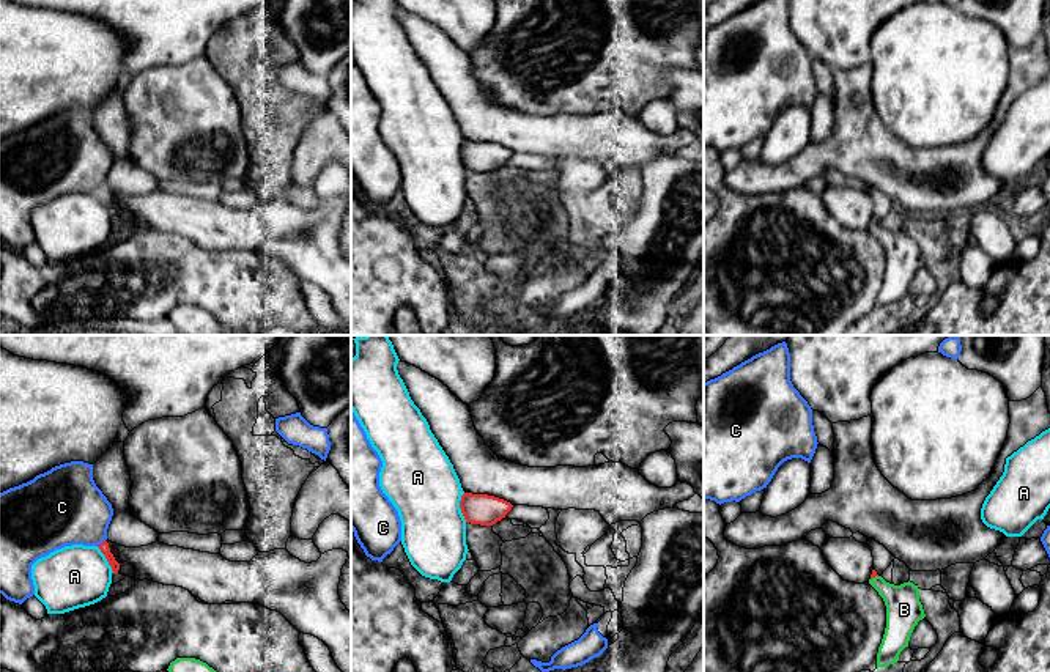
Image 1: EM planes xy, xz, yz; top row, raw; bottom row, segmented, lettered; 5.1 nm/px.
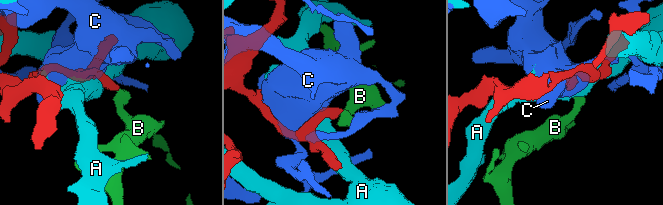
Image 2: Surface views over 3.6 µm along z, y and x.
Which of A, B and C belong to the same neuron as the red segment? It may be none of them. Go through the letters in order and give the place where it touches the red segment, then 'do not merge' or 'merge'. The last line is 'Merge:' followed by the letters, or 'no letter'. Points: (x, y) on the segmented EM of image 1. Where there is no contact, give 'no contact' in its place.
A: contact xz (460, 507); do not merge
B: contact yz (874, 576); merge
C: contact xy (101, 543); do not merge
Merge: B

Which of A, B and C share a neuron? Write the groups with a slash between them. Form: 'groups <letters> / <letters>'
groups A / B / C

